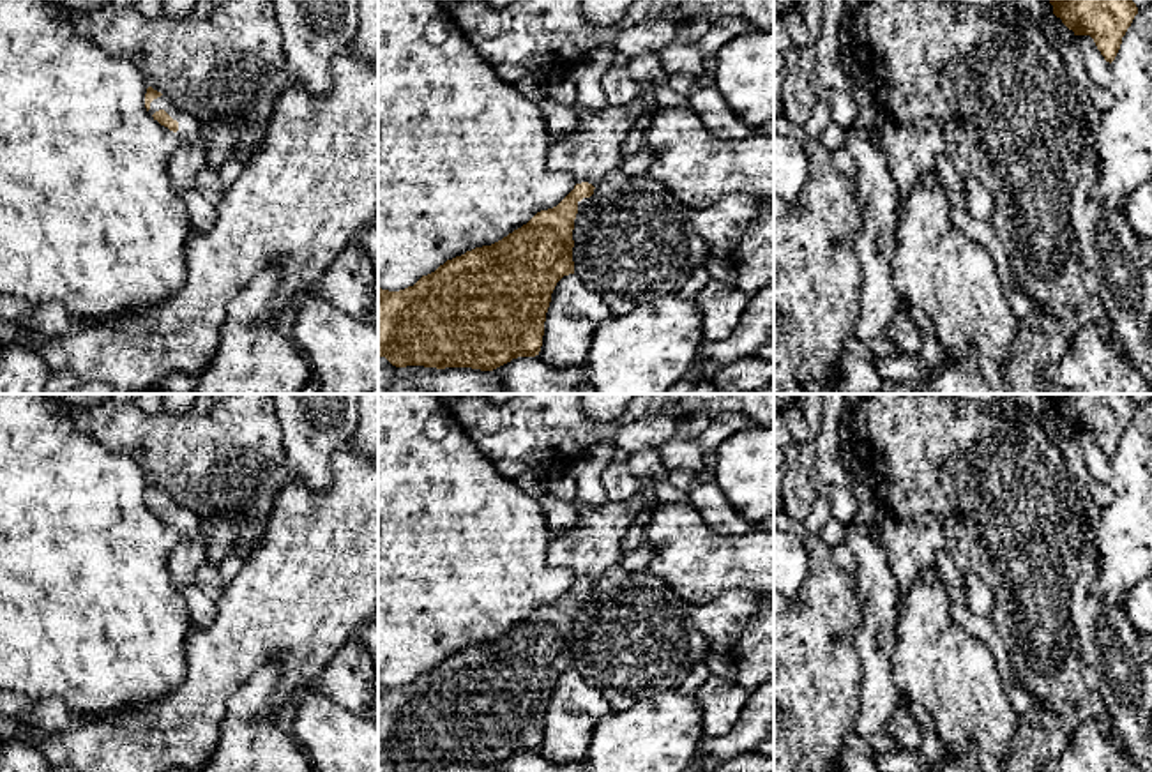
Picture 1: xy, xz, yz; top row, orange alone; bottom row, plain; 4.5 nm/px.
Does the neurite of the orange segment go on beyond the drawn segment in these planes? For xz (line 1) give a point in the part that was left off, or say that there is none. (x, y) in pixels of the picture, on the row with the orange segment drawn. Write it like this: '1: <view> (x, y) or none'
1: none

